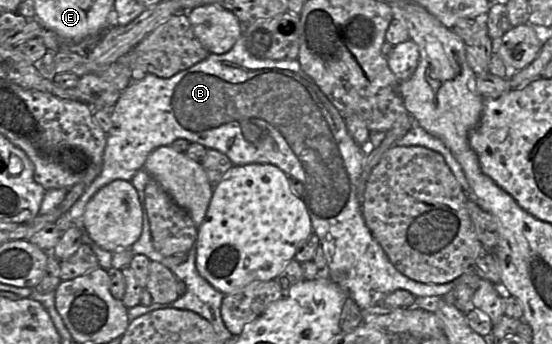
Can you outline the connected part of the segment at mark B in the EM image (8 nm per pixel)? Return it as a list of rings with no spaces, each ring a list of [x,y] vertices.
[[[241,35],[228,52],[210,53],[204,60],[170,78],[160,78],[146,73],[143,79],[132,81],[120,93],[109,113],[112,125],[107,133],[101,172],[67,212],[73,225],[80,230],[85,228],[85,207],[98,190],[117,179],[131,181],[134,175],[144,168],[145,161],[153,150],[171,145],[176,139],[186,139],[224,153],[233,165],[273,164],[288,177],[301,181],[304,186],[302,199],[327,259],[326,268],[321,269],[317,277],[328,277],[338,283],[347,296],[356,302],[361,312],[378,305],[386,295],[398,289],[406,290],[415,297],[451,296],[454,282],[426,284],[408,278],[394,267],[372,235],[365,223],[362,205],[357,196],[358,181],[368,147],[360,146],[353,140],[348,133],[344,117],[318,85],[305,74],[297,59],[257,58],[247,50],[244,37]]]

